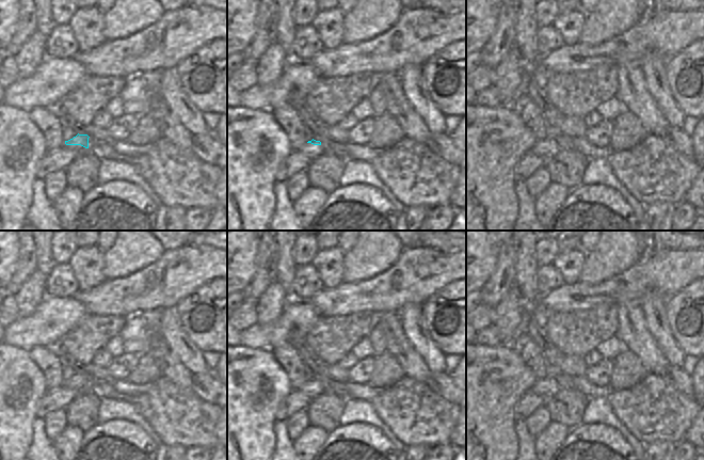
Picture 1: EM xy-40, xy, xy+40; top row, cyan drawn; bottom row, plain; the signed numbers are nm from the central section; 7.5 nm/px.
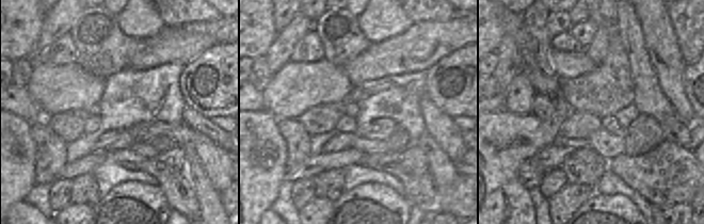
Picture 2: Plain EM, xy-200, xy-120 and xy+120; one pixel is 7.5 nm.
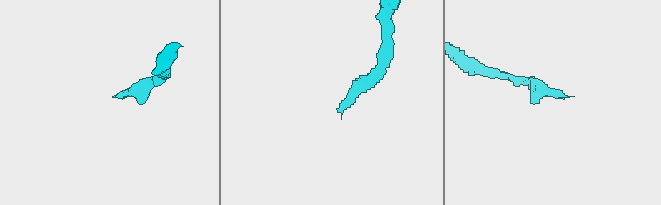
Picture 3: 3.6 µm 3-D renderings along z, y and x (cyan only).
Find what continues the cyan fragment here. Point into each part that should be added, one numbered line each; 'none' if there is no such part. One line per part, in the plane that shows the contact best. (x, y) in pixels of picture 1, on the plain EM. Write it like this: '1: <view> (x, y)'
1: xy-40 (81, 390).

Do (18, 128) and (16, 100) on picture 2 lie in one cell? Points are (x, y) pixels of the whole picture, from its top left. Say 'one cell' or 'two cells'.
two cells

